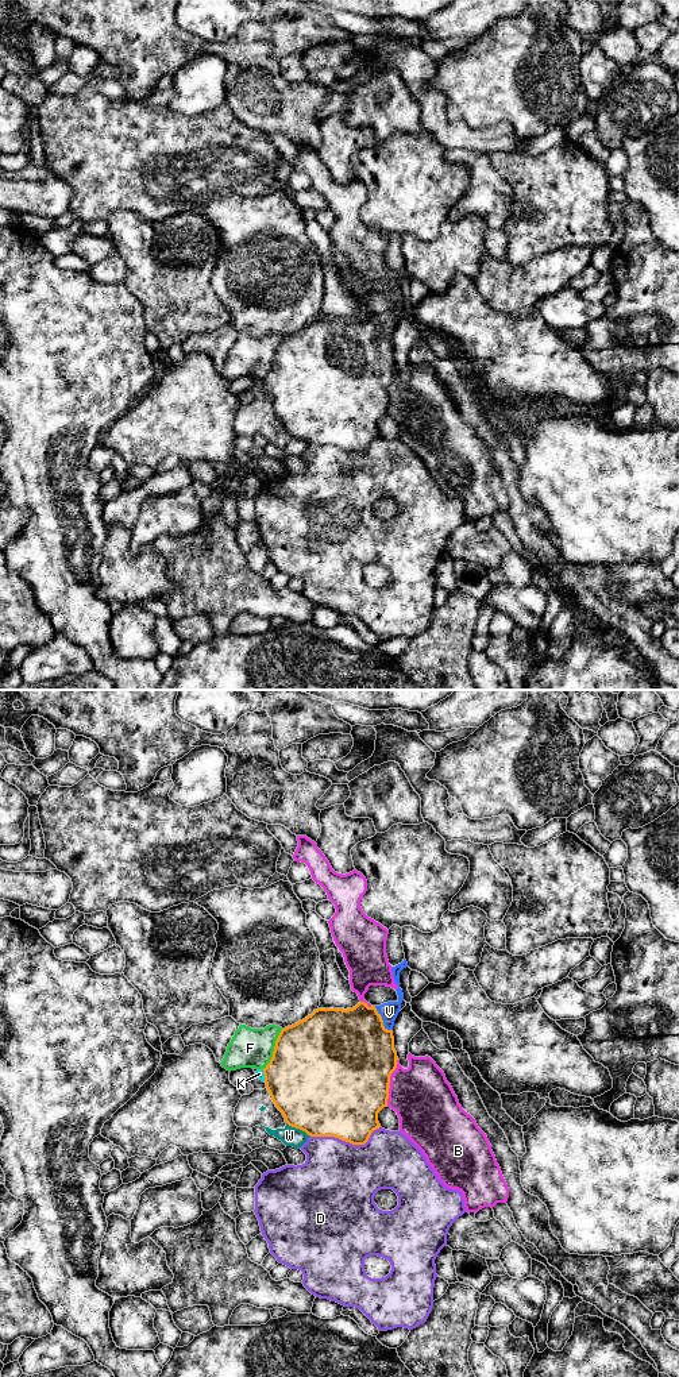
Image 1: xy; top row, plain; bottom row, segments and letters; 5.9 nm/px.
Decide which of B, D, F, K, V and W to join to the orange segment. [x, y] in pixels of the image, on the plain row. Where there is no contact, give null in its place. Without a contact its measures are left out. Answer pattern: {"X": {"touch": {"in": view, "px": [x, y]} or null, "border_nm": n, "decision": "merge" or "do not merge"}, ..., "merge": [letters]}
{"B": {"touch": {"in": "xy", "px": [389, 390]}, "border_nm": 280, "decision": "do not merge"}, "D": {"touch": {"in": "xy", "px": [346, 450]}, "border_nm": 420, "decision": "do not merge"}, "F": {"touch": {"in": "xy", "px": [274, 358]}, "border_nm": 260, "decision": "do not merge"}, "K": {"touch": {"in": "xy", "px": [263, 382]}, "border_nm": 70, "decision": "do not merge"}, "V": {"touch": {"in": "xy", "px": [381, 328]}, "border_nm": 190, "decision": "merge"}, "W": {"touch": {"in": "xy", "px": [297, 436]}, "border_nm": 160, "decision": "do not merge"}, "merge": ["V"]}

